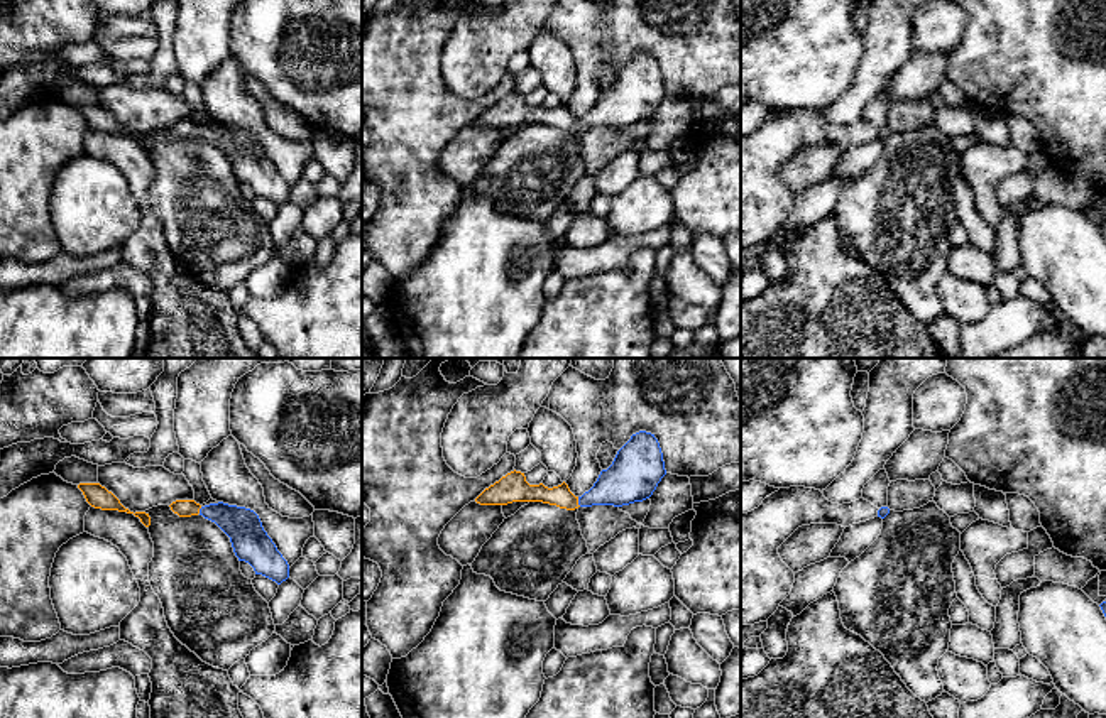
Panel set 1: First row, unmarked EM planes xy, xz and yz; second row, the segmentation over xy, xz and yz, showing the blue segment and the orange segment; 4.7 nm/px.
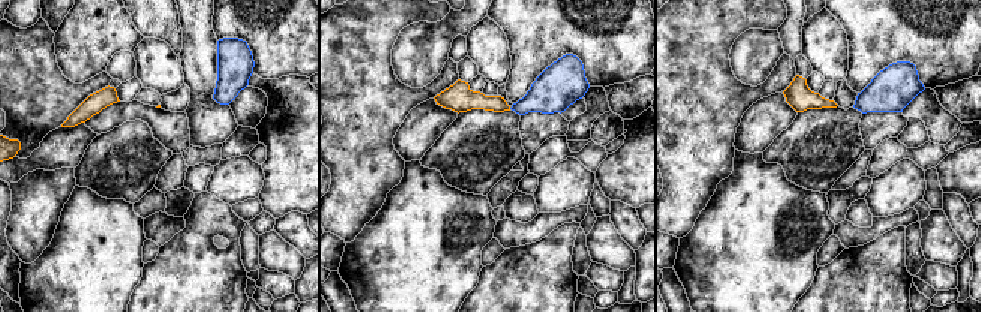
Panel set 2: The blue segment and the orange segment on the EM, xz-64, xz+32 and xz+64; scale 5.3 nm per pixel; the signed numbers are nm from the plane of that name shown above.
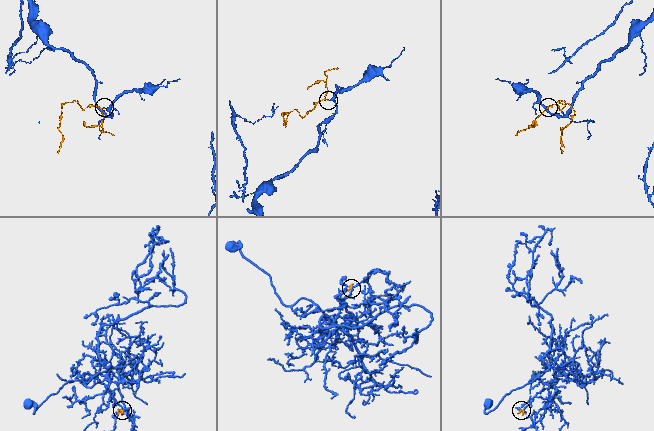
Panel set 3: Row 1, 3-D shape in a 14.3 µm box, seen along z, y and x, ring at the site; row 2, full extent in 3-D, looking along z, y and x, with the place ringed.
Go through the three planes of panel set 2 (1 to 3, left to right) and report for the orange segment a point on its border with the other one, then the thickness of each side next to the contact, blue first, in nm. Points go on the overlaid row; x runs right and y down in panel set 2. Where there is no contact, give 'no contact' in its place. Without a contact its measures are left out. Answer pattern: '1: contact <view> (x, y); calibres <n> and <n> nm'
1: no contact
2: no contact
3: no contact

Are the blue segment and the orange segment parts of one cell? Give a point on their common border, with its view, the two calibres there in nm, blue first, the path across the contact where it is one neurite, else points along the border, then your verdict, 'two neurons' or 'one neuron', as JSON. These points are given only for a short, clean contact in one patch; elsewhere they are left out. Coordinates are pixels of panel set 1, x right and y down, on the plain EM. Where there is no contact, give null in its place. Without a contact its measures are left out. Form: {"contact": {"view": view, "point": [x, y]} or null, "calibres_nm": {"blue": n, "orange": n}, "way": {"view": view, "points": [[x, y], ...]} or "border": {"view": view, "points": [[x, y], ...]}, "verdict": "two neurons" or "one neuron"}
{"contact": {"view": "xz", "point": [579, 124]}, "calibres_nm": {"blue": 220, "orange": 100}, "way": {"view": "xz", "points": [[626, 102], [579, 124], [570, 124], [560, 117]]}, "verdict": "one neuron"}

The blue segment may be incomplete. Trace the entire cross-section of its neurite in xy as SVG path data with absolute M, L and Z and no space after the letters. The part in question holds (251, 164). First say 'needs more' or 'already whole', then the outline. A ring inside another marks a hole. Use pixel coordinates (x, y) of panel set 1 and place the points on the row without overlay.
needs more; M176 122L169 128L179 139L200 135L215 144L230 159L238 182L249 184L255 196L262 196L277 206L289 199L287 182L267 157L254 132L223 123L201 128L194 122Z

